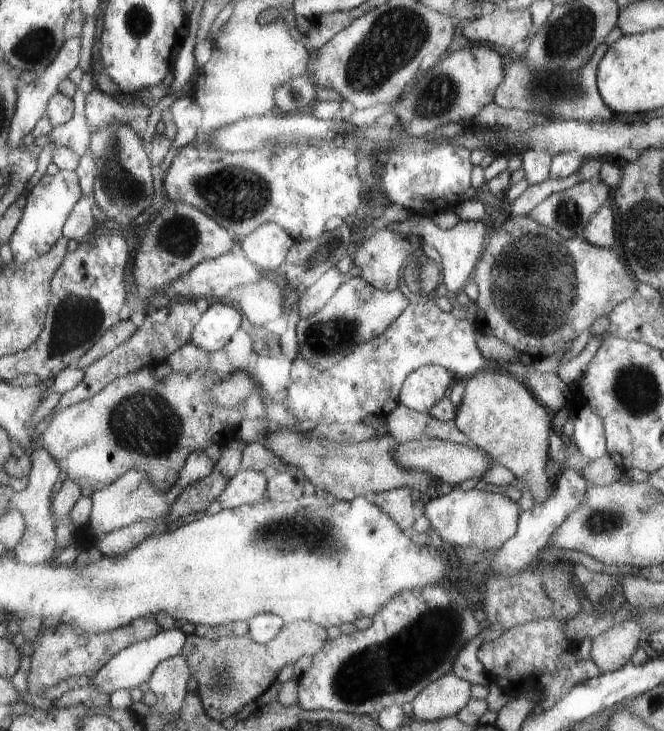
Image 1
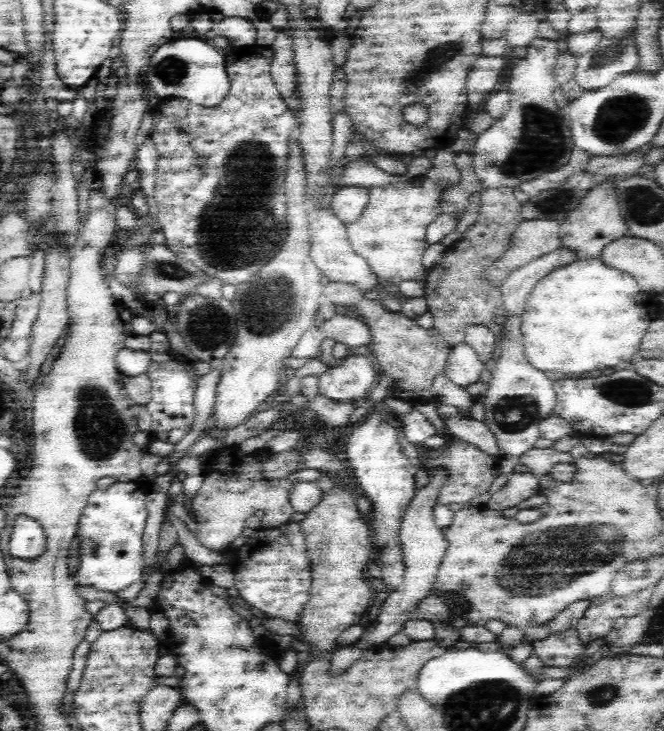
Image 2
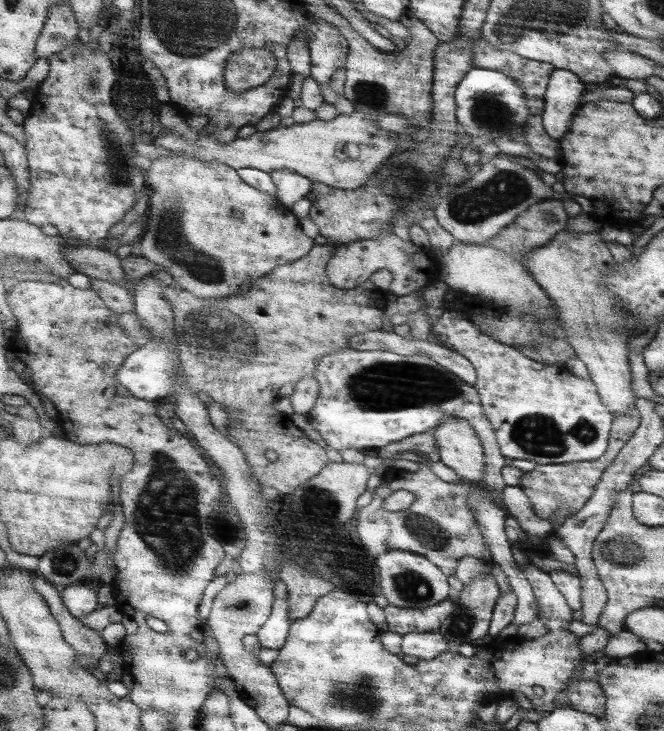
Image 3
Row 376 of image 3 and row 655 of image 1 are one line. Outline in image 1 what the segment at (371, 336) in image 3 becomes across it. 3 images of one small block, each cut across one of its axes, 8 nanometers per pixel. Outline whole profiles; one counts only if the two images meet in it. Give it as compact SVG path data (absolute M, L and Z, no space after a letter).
M495 624L495 626L489 626L485 628L475 640L471 640L463 650L461 650L461 656L457 658L455 662L455 670L453 674L457 674L459 678L465 678L473 684L481 684L481 686L487 686L493 684L491 678L489 678L489 672L487 668L483 666L483 662L479 660L479 650L485 642L495 642L499 640L503 634L507 632L507 628L503 624Z

